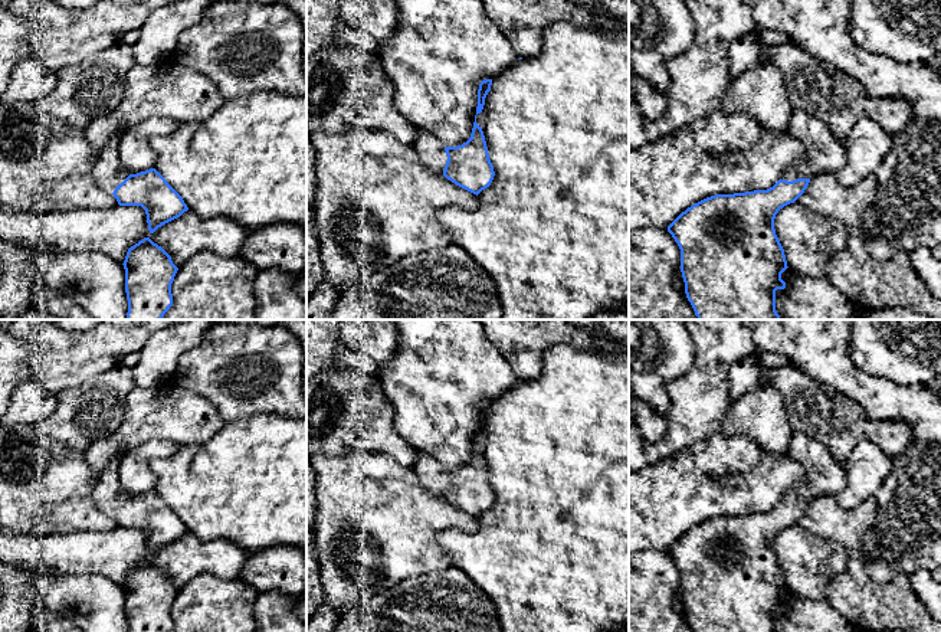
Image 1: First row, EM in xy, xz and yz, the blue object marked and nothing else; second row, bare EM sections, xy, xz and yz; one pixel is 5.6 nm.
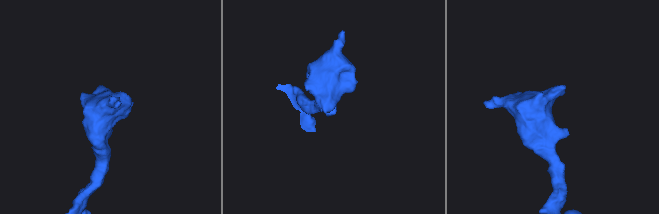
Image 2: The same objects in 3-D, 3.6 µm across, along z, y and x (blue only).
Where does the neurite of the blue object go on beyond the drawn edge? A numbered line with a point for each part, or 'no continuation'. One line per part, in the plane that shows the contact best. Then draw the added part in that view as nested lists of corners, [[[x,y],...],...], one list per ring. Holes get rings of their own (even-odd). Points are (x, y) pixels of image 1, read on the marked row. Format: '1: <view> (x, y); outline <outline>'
1: yz (825, 151); outline [[[793,109],[787,132],[801,141],[807,147],[807,153],[784,170],[781,180],[810,179],[824,170],[837,171],[847,160],[843,141],[832,132],[823,119],[803,109]]]

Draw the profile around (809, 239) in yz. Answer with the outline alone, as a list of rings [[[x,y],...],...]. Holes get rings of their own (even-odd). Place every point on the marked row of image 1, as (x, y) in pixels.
[[[796,202],[778,210],[774,229],[787,266],[797,275],[816,279],[826,276],[830,258],[846,248],[853,232],[847,225]]]

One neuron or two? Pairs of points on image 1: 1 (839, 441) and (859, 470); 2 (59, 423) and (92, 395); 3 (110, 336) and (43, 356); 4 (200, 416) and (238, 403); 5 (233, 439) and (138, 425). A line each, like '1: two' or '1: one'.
1: two
2: one
3: one
4: two
5: two

